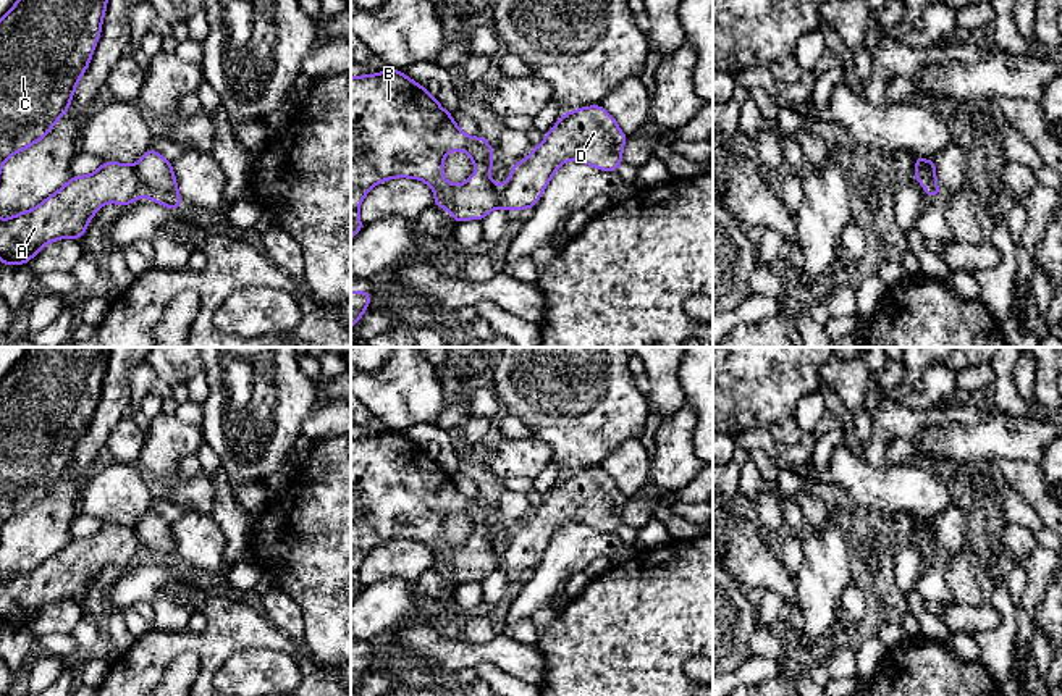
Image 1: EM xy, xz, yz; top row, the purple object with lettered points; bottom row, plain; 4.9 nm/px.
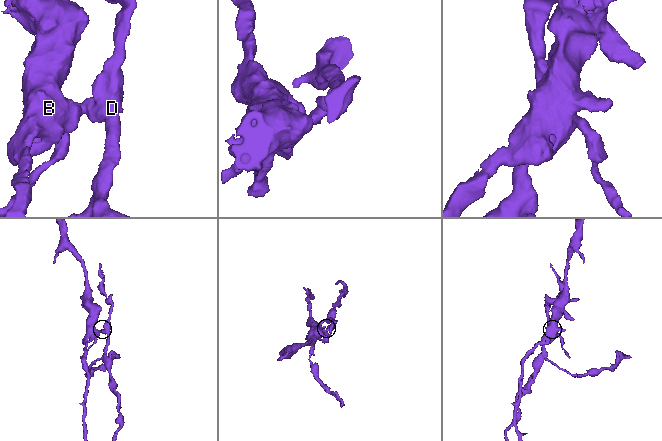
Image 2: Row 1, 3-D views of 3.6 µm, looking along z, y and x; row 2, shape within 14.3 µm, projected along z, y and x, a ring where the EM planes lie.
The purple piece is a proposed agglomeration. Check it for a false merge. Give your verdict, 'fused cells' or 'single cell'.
fused cells

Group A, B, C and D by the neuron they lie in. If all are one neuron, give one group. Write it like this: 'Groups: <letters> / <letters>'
Groups: A B C / D

